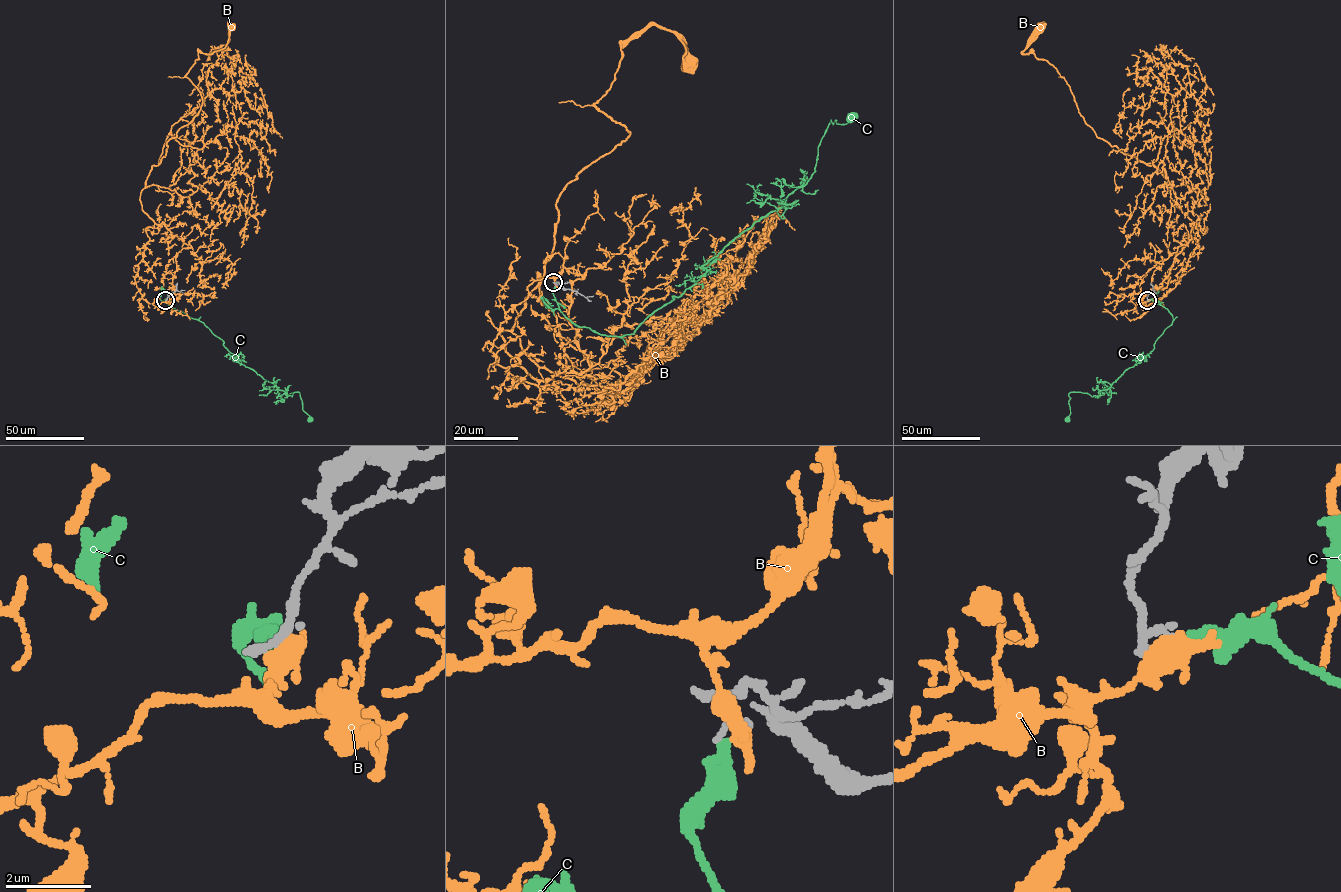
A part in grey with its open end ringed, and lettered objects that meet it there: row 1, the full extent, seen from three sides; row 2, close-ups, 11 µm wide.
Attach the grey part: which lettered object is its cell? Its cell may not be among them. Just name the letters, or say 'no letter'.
no letter

